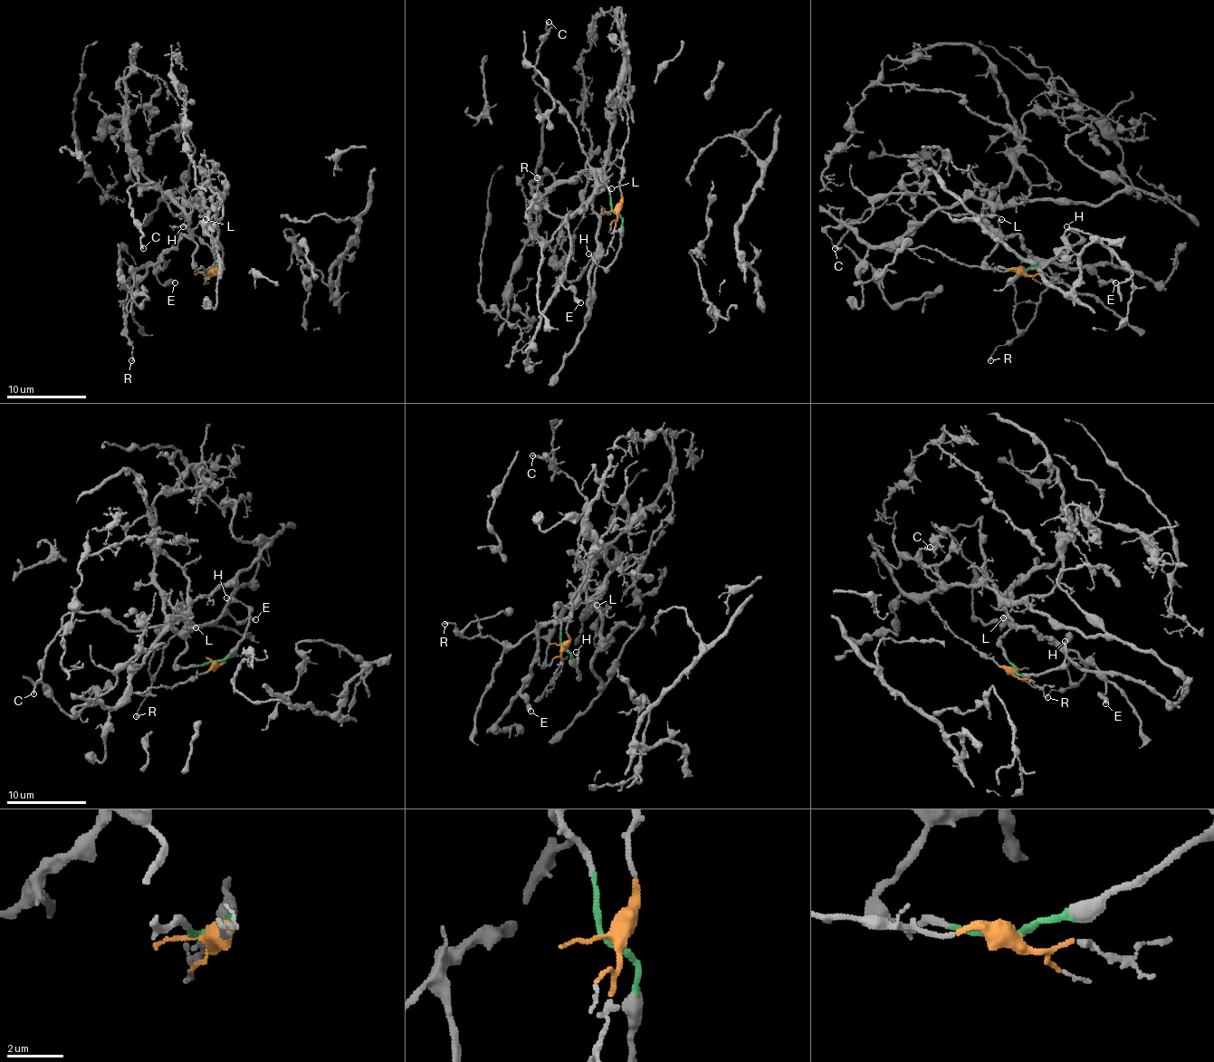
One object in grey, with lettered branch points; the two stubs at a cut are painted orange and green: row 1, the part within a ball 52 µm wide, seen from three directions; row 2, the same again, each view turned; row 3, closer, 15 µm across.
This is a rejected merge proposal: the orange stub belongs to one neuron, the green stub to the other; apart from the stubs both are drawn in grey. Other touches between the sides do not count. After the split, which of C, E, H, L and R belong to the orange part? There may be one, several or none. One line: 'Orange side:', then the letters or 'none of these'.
Orange side: none of these

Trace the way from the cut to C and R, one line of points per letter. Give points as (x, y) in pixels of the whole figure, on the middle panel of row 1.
C: (615, 211), (610, 191), (598, 173), (602, 181), (598, 185), (570, 117), (534, 77), (536, 49), (549, 21)
R: (615, 211), (610, 191), (598, 173), (602, 183), (588, 205), (544, 241), (529, 223), (536, 176)

